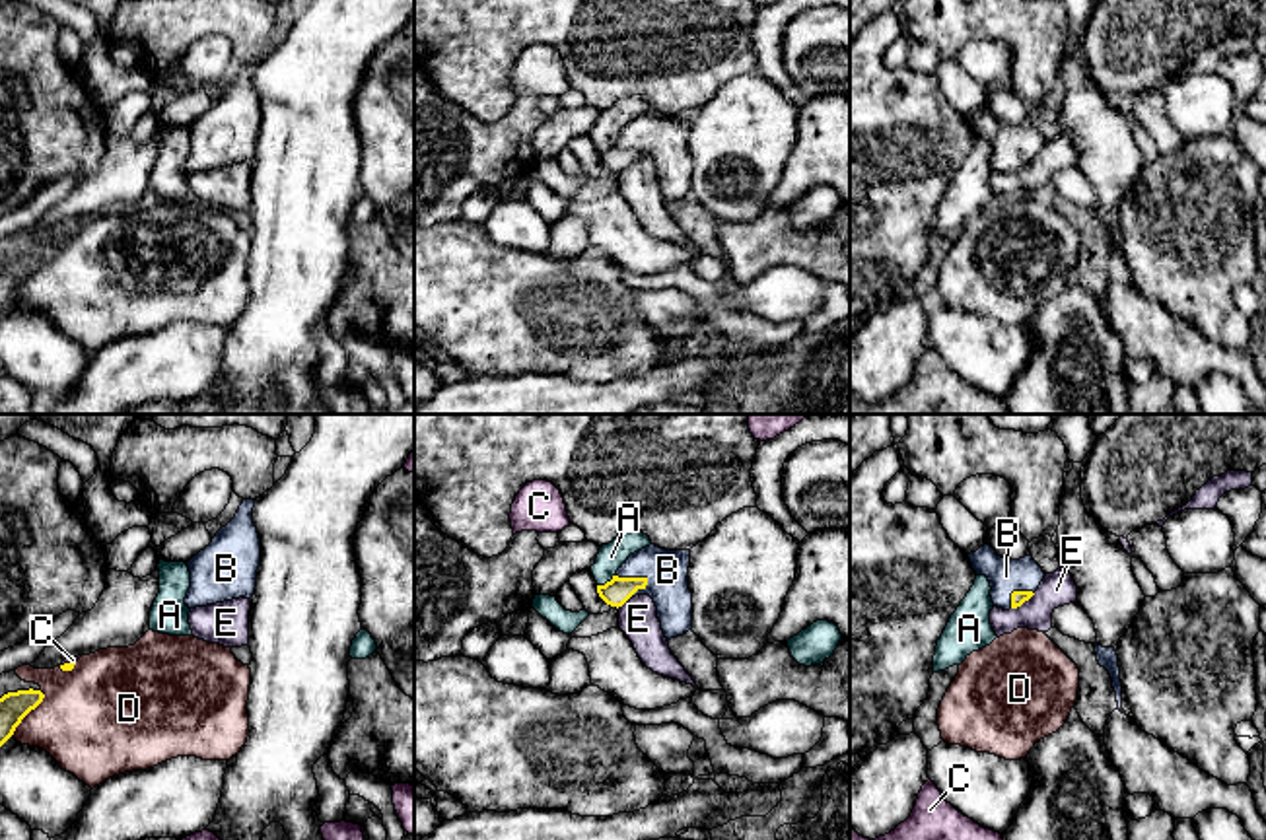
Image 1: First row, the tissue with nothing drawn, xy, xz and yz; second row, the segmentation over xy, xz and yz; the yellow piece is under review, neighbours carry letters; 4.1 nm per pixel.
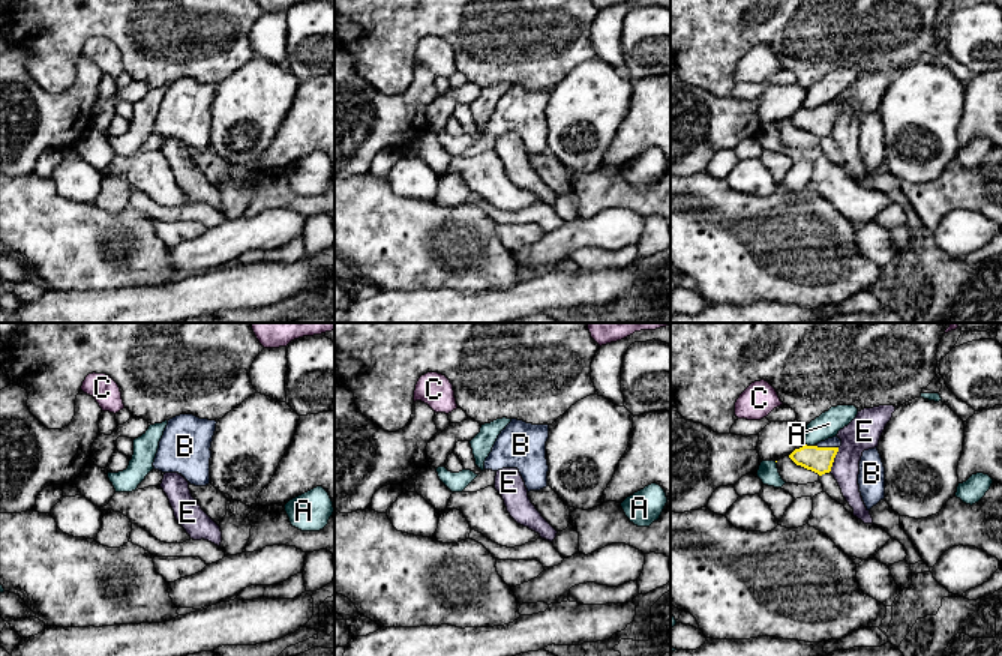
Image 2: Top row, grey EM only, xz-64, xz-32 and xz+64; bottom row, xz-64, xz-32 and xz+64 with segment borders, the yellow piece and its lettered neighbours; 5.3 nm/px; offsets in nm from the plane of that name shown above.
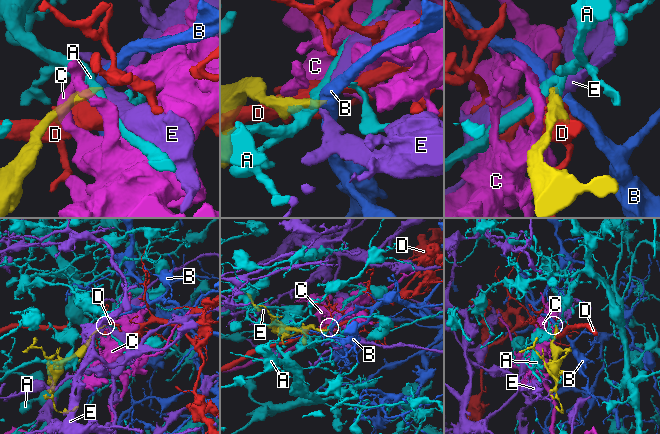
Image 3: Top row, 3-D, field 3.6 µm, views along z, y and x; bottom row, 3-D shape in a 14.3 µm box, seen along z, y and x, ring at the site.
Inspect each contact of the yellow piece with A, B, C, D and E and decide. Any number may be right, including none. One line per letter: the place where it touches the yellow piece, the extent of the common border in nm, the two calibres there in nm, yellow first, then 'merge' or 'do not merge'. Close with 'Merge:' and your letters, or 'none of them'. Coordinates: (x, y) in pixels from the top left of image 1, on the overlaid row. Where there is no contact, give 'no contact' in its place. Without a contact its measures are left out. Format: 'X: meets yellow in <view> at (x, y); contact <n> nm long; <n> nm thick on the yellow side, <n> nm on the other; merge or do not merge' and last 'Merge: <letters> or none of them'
A: meets yellow in xz at (607, 582); contact 90 nm long; 110 nm thick on the yellow side, 110 nm on the other; do not merge
B: meets yellow in xz at (638, 588); contact 140 nm long; 110 nm thick on the yellow side, 180 nm on the other; merge
C: meets yellow in xy at (67, 664); contact 70 nm long; 30 nm thick on the yellow side, 30 nm on the other; do not merge
D: meets yellow in xy at (30, 710); contact 220 nm long; 120 nm thick on the yellow side, 420 nm on the other; do not merge
E: meets yellow in yz at (1023, 601); contact 120 nm long; 60 nm thick on the yellow side, 140 nm on the other; do not merge
Merge: B

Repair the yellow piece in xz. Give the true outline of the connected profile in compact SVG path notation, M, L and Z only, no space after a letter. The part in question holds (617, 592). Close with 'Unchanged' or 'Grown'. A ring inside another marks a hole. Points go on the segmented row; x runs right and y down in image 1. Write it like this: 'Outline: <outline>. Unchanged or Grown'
Outline: M650 544L616 570L611 581L597 585L599 597L622 607L636 595L650 595L667 640L692 630L692 593L688 589L690 550L665 550Z. Grown

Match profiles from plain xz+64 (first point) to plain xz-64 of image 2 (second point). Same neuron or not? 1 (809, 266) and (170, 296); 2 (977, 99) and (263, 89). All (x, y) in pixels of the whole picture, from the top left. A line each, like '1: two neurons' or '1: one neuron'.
1: two neurons
2: two neurons

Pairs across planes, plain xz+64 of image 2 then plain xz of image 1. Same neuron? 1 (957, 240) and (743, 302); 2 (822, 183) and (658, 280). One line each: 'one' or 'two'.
1: one
2: two

